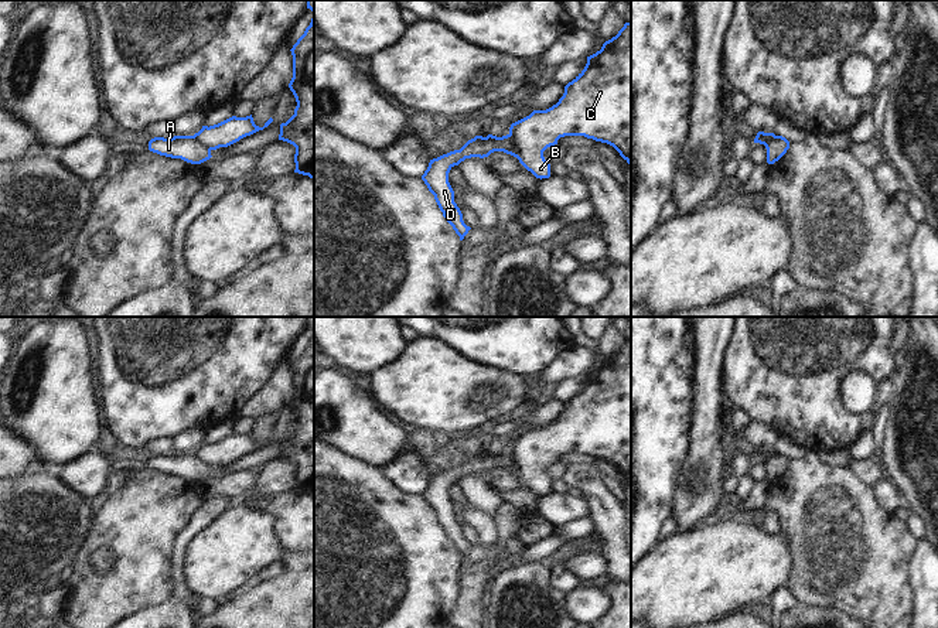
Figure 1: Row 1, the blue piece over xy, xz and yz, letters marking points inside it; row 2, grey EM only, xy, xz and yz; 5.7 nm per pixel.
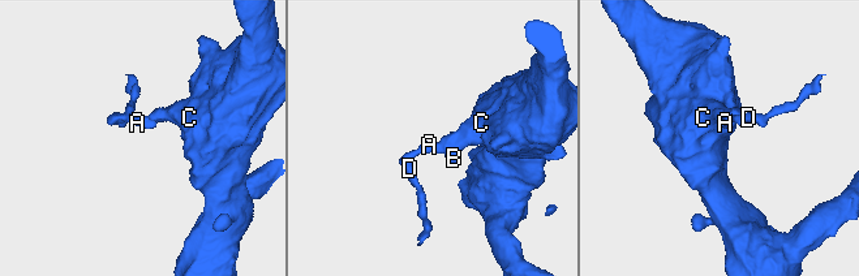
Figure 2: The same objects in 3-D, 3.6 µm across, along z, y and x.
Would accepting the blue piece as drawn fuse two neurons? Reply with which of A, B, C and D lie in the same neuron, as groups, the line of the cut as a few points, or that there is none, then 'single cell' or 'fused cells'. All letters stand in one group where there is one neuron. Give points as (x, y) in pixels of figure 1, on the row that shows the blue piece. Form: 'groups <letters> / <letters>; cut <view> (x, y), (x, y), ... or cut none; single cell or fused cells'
groups A D / B C; cut xz (510, 133), (518, 149), (518, 157); fused cells

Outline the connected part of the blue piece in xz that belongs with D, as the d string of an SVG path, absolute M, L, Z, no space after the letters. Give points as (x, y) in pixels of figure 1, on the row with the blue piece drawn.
M488 134L487 137L475 136L460 150L454 150L430 160L427 170L422 175L422 180L427 185L429 191L434 195L443 216L460 236L460 240L464 239L471 228L464 223L463 214L454 202L454 191L448 182L448 173L454 165L458 165L465 158L484 158L494 151L504 151L516 158L519 157L519 149L511 134L502 137L492 134Z

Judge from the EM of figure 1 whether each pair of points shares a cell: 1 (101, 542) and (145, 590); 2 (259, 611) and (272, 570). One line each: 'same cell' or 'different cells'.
1: same cell
2: different cells

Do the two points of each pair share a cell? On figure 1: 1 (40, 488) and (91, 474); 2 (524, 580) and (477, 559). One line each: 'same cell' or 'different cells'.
1: different cells
2: different cells

